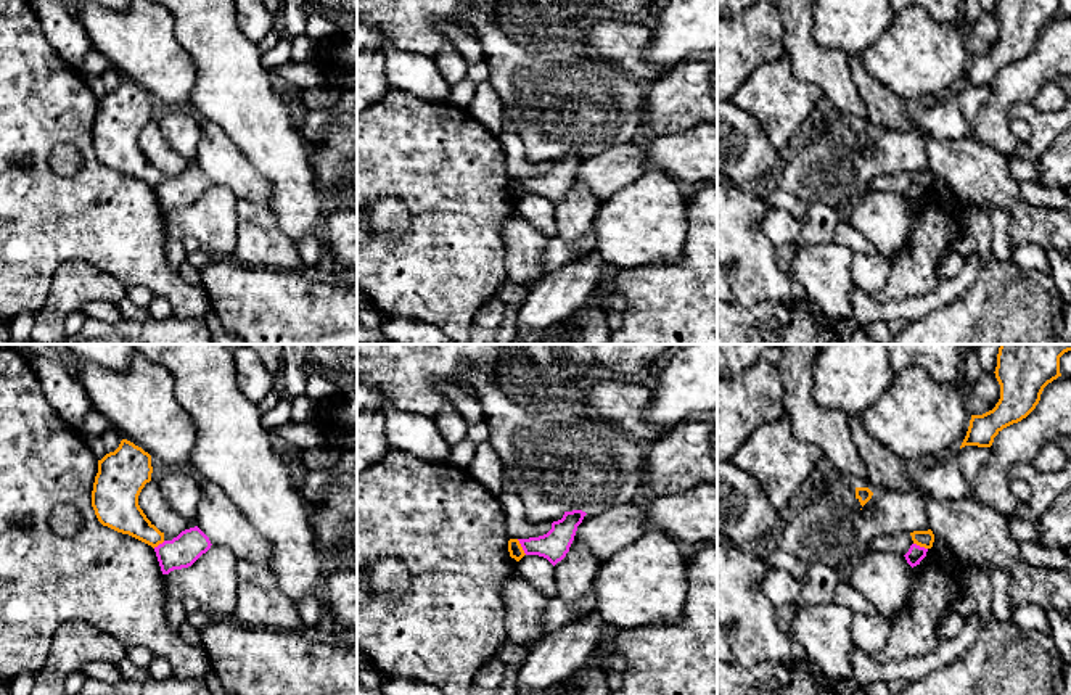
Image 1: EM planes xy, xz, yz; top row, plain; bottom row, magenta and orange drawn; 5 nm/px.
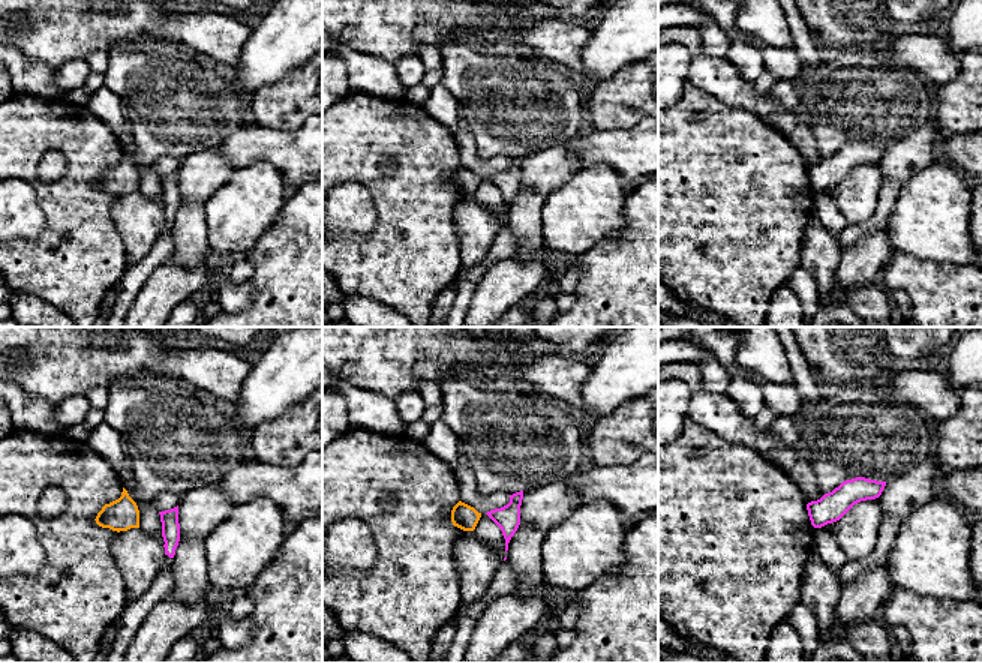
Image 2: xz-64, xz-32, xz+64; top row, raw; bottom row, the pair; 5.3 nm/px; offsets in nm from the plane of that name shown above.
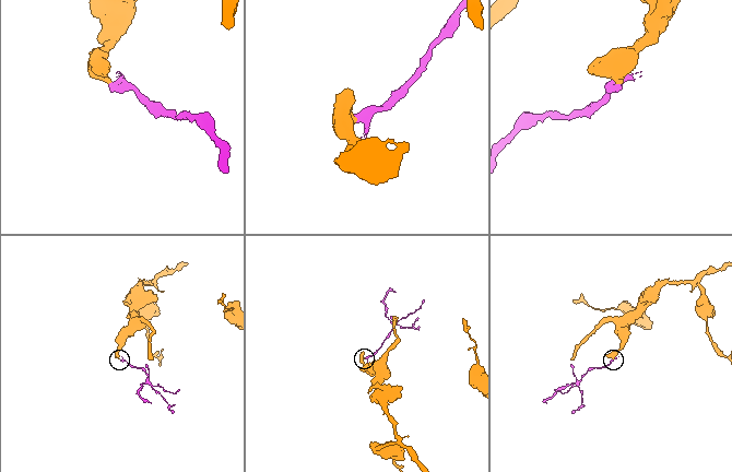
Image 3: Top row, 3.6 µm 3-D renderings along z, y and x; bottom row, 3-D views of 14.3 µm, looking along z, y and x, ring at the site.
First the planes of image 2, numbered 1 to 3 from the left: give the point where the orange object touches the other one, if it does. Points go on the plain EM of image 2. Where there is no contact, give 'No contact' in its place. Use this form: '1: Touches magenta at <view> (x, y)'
1: No contact
2: No contact
3: No contact

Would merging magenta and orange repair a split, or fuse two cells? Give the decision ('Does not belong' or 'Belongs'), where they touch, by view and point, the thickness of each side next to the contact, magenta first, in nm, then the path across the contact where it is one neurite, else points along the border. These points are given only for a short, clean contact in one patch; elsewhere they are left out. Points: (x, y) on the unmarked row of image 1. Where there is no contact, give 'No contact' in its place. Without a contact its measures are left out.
Does not belong. Touches magenta at xz (521, 185). Thickness 150 nm (magenta) against 70 nm. Boundary: xz (517, 179), (526, 193)

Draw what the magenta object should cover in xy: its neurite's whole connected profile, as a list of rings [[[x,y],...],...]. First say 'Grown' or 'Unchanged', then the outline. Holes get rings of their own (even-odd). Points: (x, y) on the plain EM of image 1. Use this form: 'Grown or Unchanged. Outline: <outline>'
Unchanged. Outline: [[[198,167],[182,171],[172,180],[164,180],[154,187],[162,214],[191,206],[211,188],[209,177]]]

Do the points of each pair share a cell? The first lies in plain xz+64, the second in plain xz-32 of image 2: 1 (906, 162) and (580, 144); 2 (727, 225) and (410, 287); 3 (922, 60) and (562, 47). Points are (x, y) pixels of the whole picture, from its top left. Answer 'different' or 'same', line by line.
1: different
2: same
3: same

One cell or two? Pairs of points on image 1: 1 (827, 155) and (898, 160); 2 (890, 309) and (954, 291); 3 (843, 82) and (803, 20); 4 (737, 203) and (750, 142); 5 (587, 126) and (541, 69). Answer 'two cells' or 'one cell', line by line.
1: one cell
2: one cell
3: one cell
4: two cells
5: one cell

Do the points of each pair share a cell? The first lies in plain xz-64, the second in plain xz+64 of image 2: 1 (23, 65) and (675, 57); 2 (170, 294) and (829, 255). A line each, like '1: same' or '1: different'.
1: different
2: different

